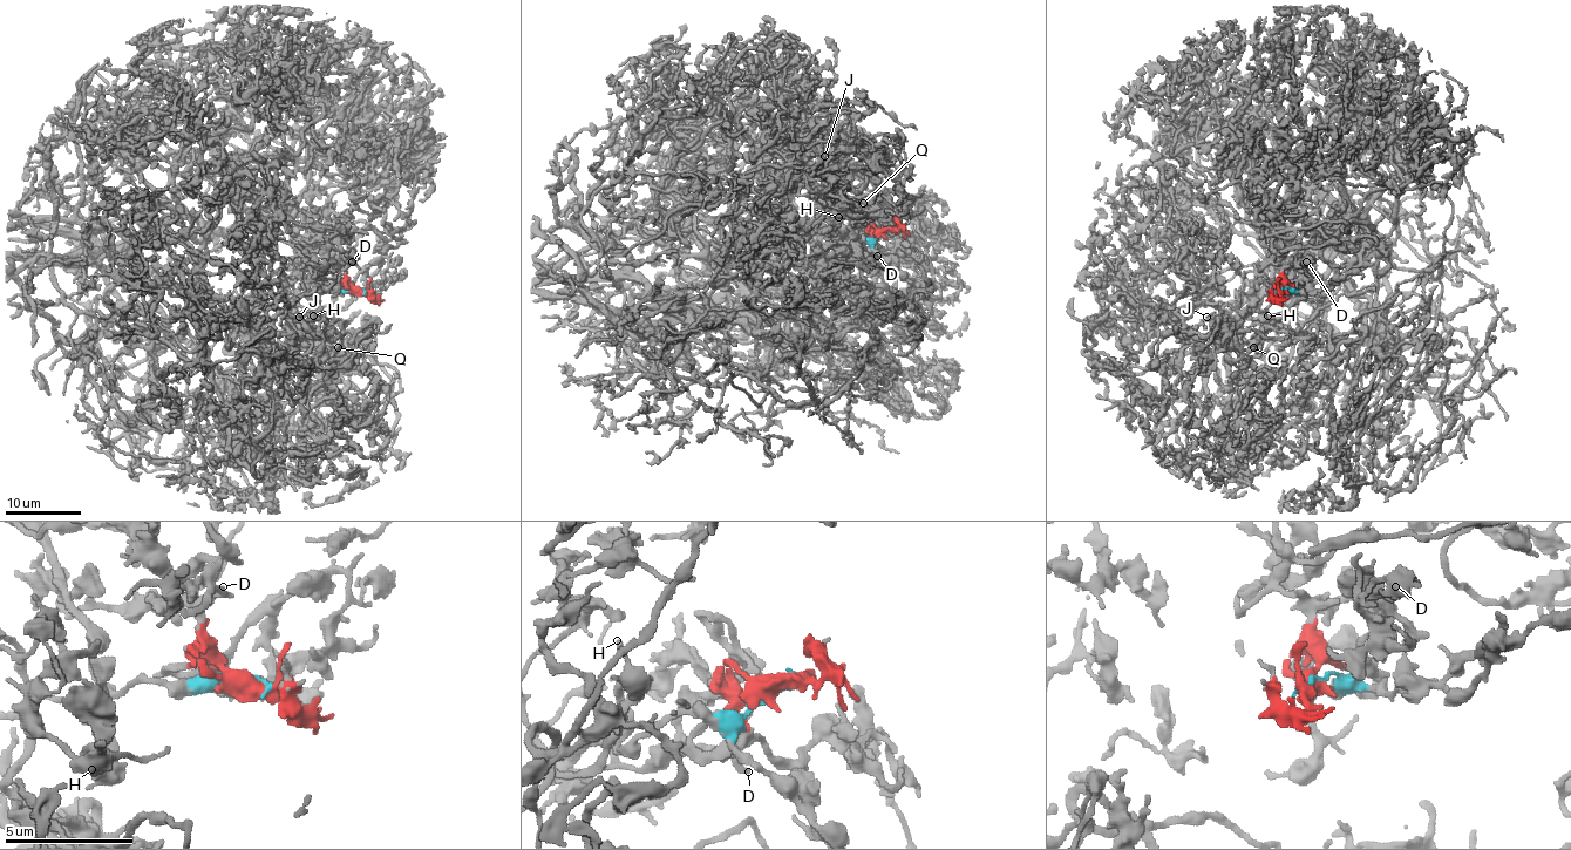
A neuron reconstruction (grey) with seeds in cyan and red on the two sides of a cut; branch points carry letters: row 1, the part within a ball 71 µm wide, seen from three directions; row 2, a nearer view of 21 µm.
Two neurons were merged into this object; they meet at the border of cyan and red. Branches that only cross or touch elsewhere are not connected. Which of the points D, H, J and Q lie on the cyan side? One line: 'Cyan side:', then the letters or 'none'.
Cyan side: H, J, Q

